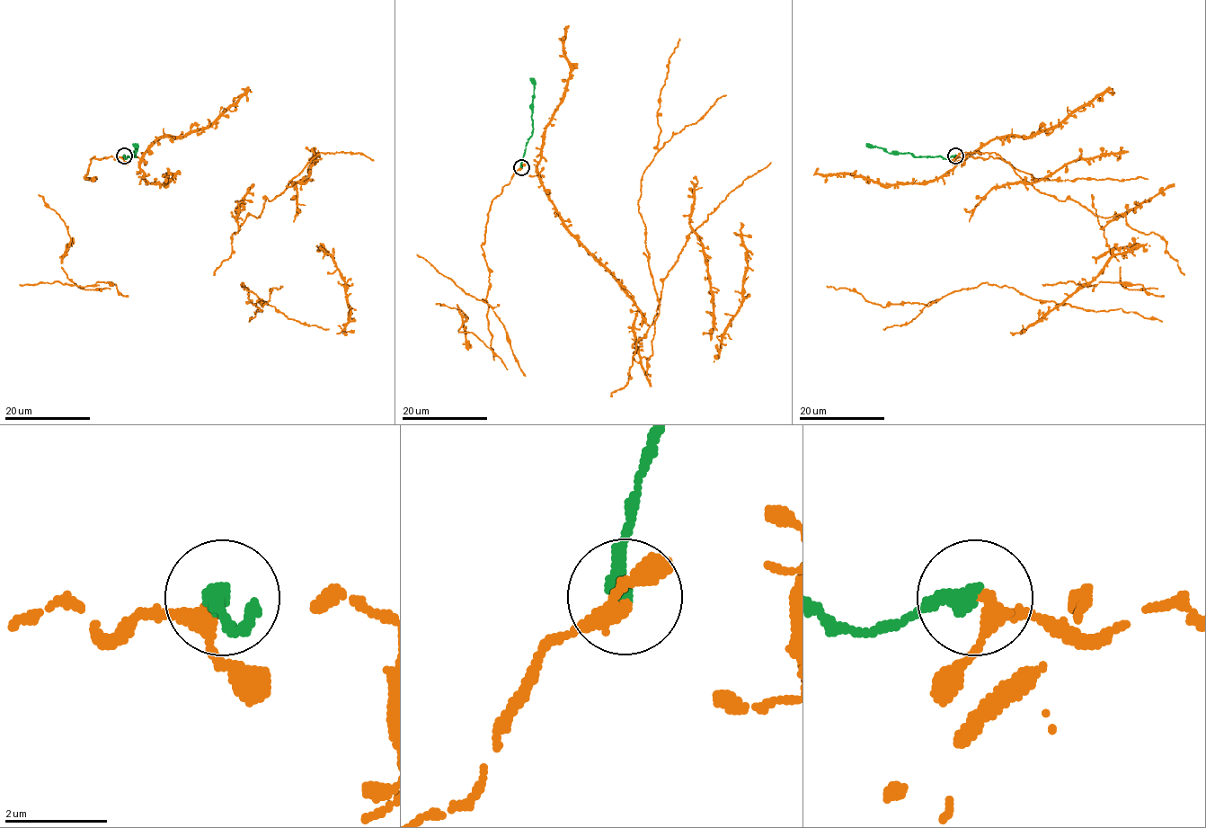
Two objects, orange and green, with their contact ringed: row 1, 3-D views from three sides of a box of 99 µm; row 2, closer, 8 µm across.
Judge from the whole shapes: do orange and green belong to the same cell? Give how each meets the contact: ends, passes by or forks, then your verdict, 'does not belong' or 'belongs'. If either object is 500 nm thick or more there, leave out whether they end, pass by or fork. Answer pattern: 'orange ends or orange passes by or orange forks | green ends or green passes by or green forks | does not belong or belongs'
orange passes by | green ends | belongs

